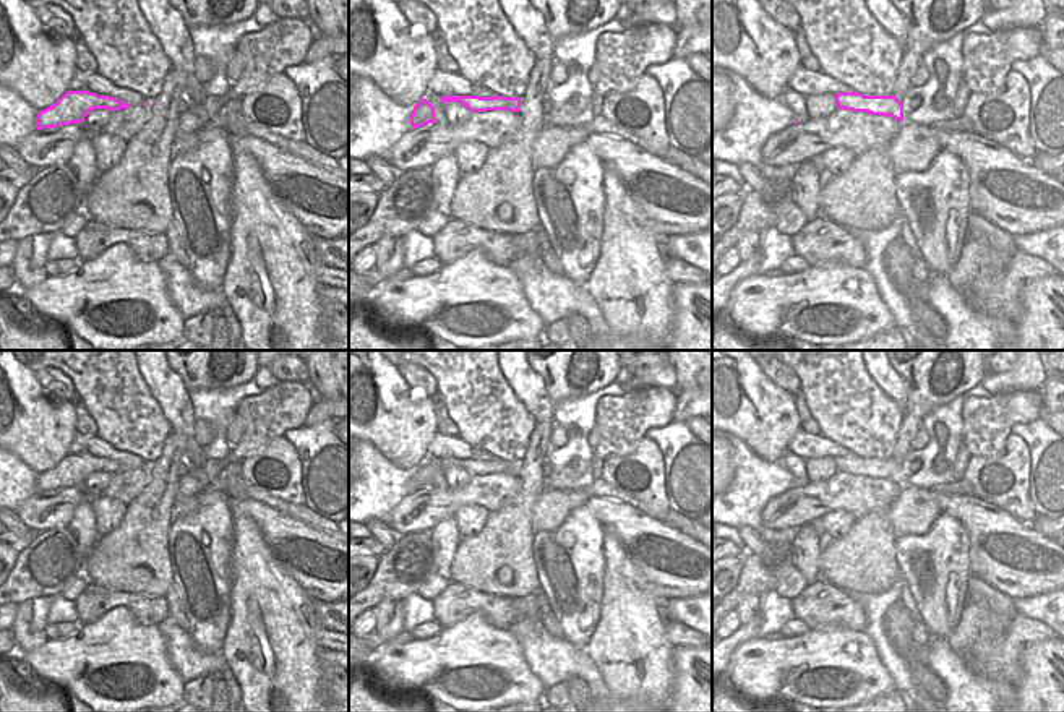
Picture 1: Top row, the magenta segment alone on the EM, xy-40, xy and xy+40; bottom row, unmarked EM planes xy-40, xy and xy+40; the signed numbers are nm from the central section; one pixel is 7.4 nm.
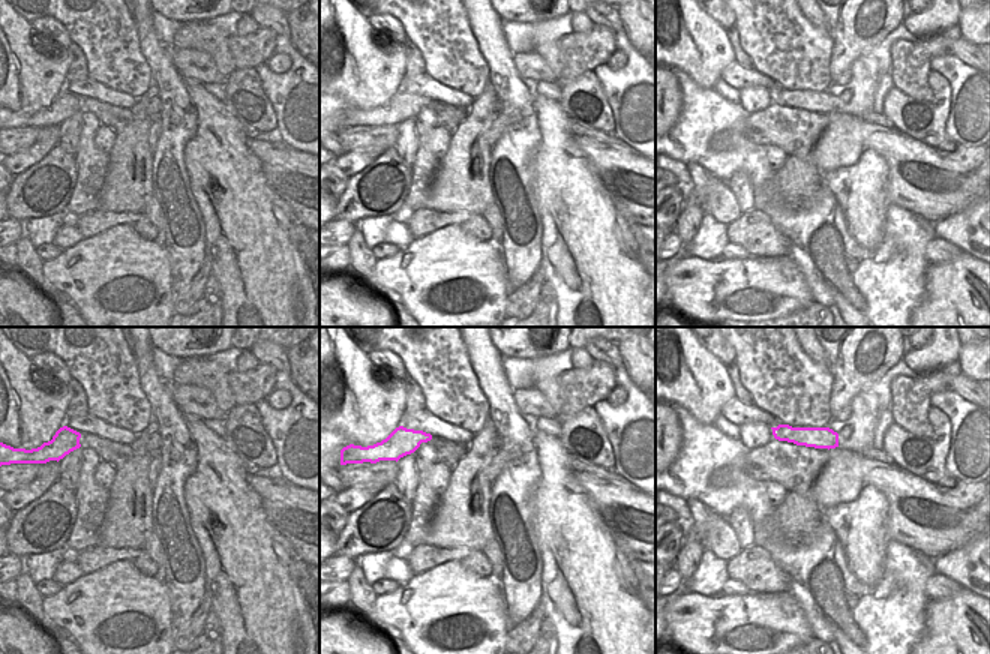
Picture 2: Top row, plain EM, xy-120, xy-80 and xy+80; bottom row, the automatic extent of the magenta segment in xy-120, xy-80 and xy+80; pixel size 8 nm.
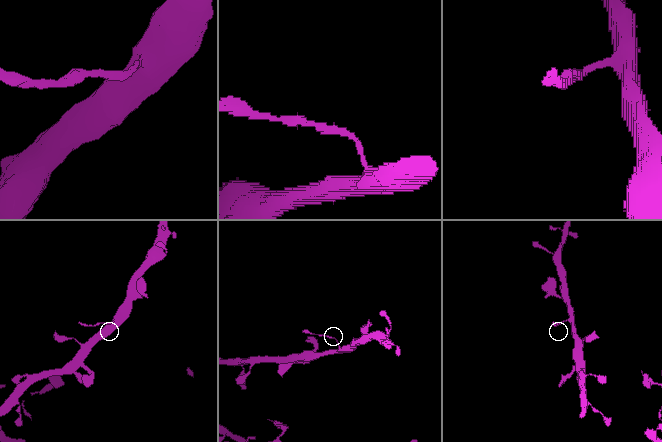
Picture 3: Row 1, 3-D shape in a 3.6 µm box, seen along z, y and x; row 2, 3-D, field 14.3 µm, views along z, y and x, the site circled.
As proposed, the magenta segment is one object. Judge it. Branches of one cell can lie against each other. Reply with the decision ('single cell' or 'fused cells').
fused cells

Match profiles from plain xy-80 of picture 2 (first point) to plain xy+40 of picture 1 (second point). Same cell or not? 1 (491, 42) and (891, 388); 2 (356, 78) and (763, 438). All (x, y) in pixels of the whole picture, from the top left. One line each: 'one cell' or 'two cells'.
1: one cell
2: one cell

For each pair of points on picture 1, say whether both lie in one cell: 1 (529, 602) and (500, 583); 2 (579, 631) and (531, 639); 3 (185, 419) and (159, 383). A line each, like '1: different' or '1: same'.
1: different
2: different
3: same

